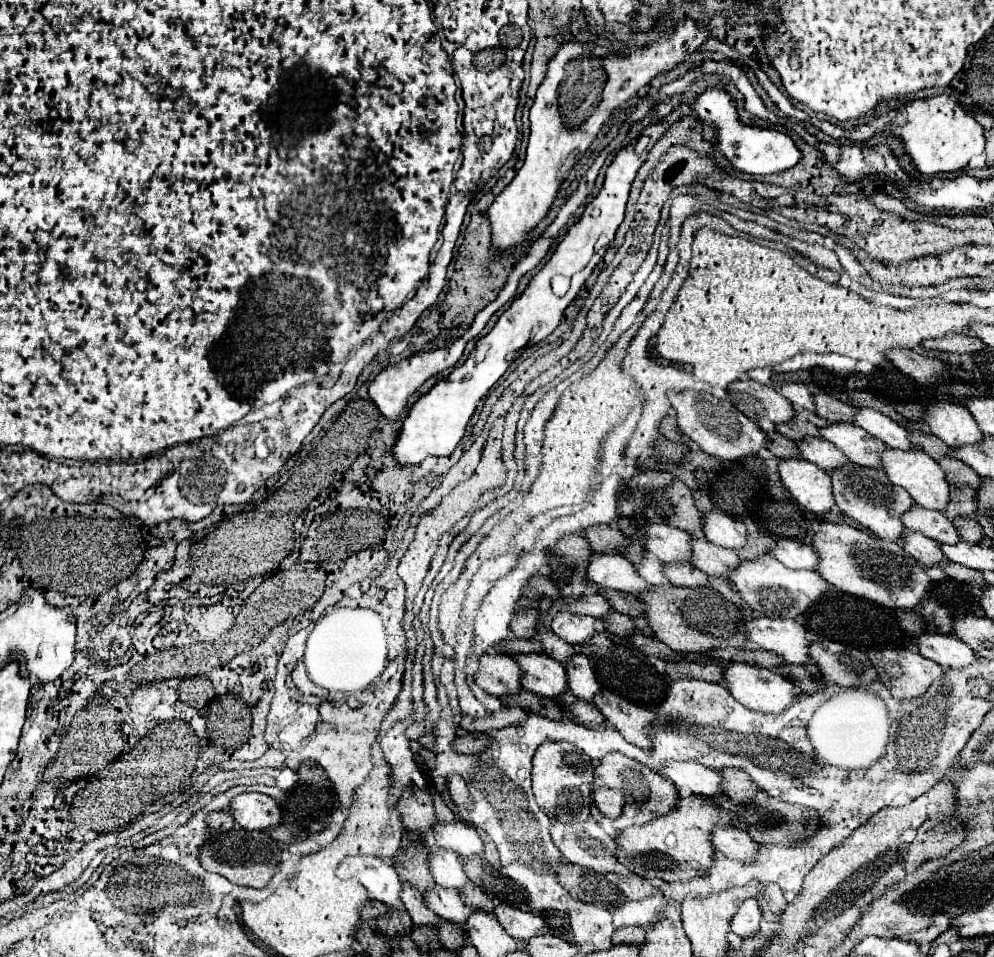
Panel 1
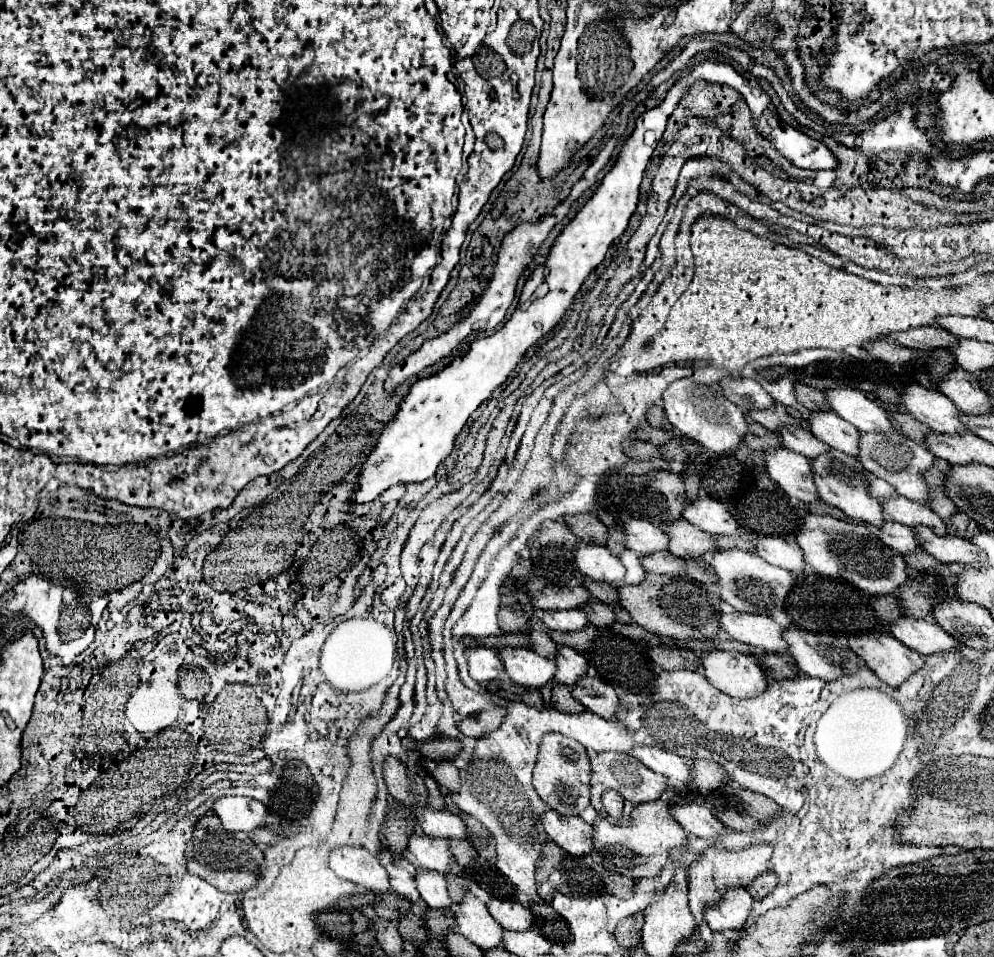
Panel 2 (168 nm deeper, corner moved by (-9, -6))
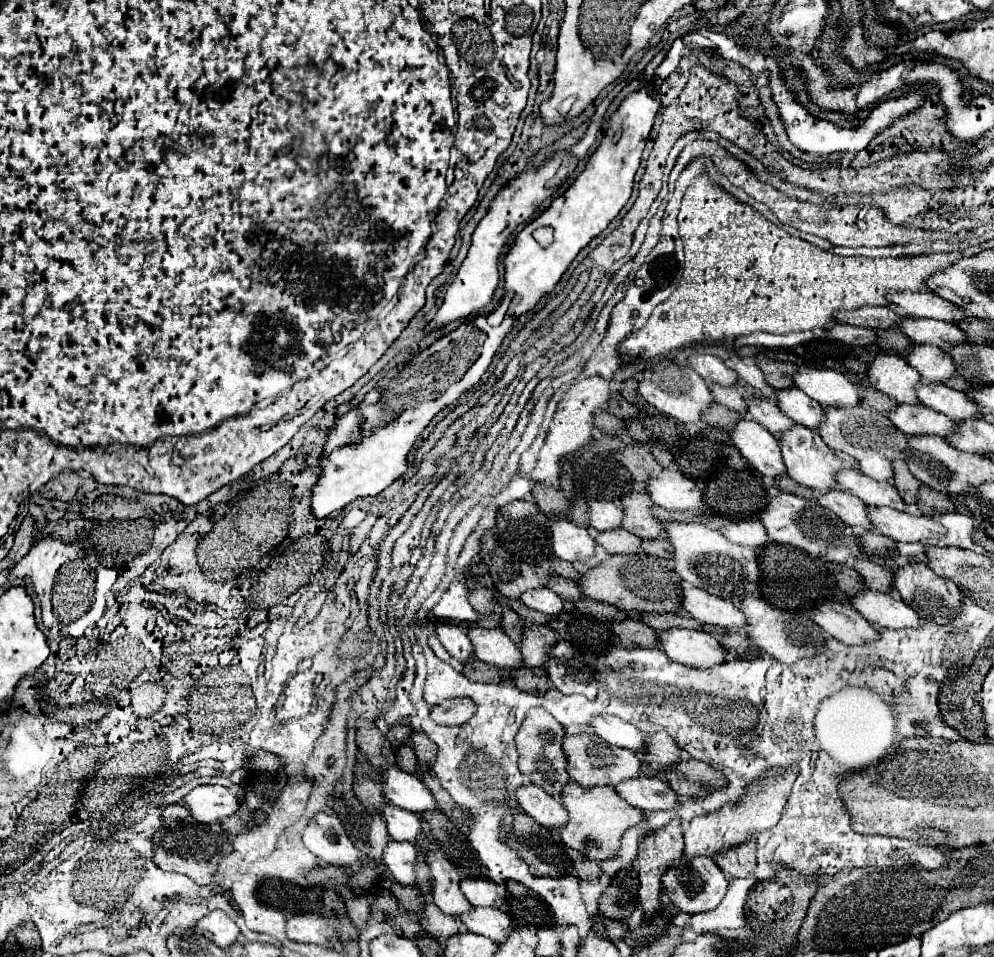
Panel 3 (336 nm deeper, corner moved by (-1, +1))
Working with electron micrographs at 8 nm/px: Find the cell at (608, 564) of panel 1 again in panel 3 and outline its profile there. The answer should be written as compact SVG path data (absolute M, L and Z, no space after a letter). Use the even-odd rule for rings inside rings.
M571 520L549 522L553 554L567 562L581 562L593 556L595 540L589 536L587 528L575 526Z

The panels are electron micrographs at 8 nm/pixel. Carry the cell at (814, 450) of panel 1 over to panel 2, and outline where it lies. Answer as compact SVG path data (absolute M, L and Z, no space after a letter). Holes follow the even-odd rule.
M787 427L787 429L779 431L779 437L787 449L801 453L807 459L817 459L819 455L829 451L829 447L825 443L821 443L807 429L801 429L801 427Z

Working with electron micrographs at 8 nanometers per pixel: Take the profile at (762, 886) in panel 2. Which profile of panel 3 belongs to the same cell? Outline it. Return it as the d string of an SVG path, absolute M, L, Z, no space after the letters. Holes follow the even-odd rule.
M745 842L739 846L733 846L721 854L715 856L715 864L727 874L737 878L747 878L755 872L755 850L753 842Z

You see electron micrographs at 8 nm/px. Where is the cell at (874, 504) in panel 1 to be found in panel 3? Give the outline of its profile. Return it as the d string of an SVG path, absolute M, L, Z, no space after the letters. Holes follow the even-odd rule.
M795 424L793 428L781 432L779 436L775 436L777 442L779 442L779 450L781 450L781 456L783 456L783 462L785 462L785 468L787 468L787 474L803 484L803 486L809 486L811 490L817 490L817 492L827 492L831 488L837 488L835 486L835 472L839 468L859 468L855 464L855 460L851 460L851 456L843 454L843 452L835 452L831 450L827 444L823 444L821 436L807 428L807 426L801 426L801 424Z

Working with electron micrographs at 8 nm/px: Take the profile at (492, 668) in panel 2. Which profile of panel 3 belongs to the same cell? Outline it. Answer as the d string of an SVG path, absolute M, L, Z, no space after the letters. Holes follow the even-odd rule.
M439 624L435 628L435 634L437 634L439 642L449 652L451 658L463 662L463 660L467 660L467 658L473 656L471 642L467 640L467 634L465 634L465 630L461 626L455 626L455 624Z

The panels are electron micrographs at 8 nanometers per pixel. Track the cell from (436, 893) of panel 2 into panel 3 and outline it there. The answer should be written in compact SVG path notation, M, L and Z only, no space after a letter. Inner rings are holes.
M389 840L383 850L383 864L391 870L393 878L405 886L415 884L415 870L413 870L415 860L417 860L417 848L409 842Z

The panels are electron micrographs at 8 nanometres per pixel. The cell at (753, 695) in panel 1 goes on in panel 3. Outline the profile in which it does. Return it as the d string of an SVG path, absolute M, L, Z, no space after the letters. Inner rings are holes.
M671 628L665 632L657 632L657 636L659 636L659 648L671 660L687 664L689 668L707 670L727 660L725 648L709 632Z

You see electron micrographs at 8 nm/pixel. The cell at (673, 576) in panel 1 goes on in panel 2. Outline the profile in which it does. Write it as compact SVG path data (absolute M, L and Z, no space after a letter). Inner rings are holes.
M661 551L661 553L653 553L653 555L647 555L641 559L643 567L649 571L649 573L659 573L659 575L673 575L673 577L685 577L685 561L667 553L667 551Z

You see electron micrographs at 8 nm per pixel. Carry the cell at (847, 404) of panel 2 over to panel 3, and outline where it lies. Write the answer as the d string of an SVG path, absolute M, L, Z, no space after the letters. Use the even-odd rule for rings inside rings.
M809 368L793 374L793 382L801 388L809 398L817 400L821 406L857 406L859 394L857 386L849 382L841 372L827 368Z

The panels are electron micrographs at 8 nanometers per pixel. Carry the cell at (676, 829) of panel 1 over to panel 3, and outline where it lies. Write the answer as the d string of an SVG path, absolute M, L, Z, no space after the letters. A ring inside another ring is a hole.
M569 780L561 792L561 802L565 810L569 812L567 824L559 828L559 836L563 844L579 850L583 856L595 862L615 856L623 832L629 826L639 824L643 818L643 812L637 808L631 808L625 800L619 800L619 796L615 796L615 790L611 786L583 788L575 780Z

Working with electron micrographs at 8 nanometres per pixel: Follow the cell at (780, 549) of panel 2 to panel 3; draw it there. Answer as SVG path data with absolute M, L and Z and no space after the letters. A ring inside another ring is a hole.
M757 518L739 520L739 522L725 522L725 526L721 528L721 534L727 540L731 540L735 544L743 544L753 550L759 550L771 542L767 532L763 532L763 524L759 524Z

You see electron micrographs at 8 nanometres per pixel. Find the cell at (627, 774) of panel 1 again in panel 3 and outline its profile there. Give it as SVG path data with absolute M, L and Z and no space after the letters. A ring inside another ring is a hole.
M565 734L563 752L567 758L567 772L571 780L583 786L615 786L619 784L619 780L639 776L639 758L635 756L635 752L619 746L611 746L595 736L589 738L589 734L579 734L579 736Z

